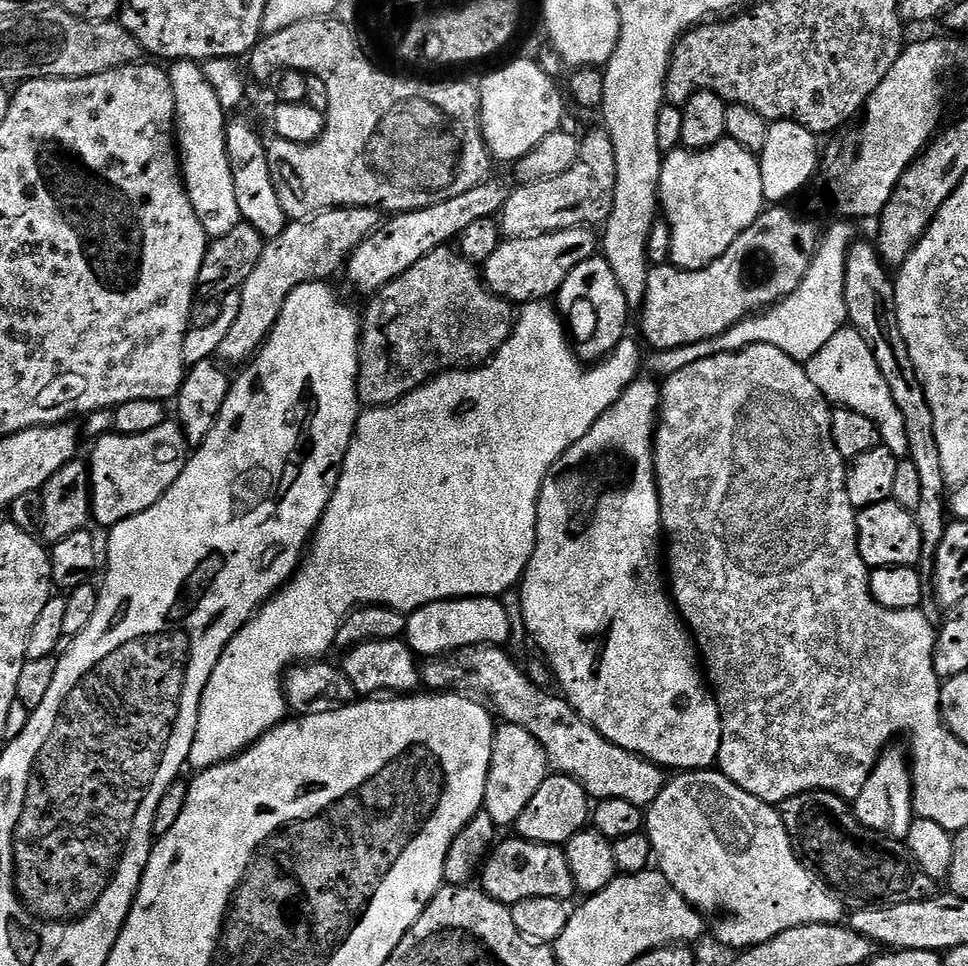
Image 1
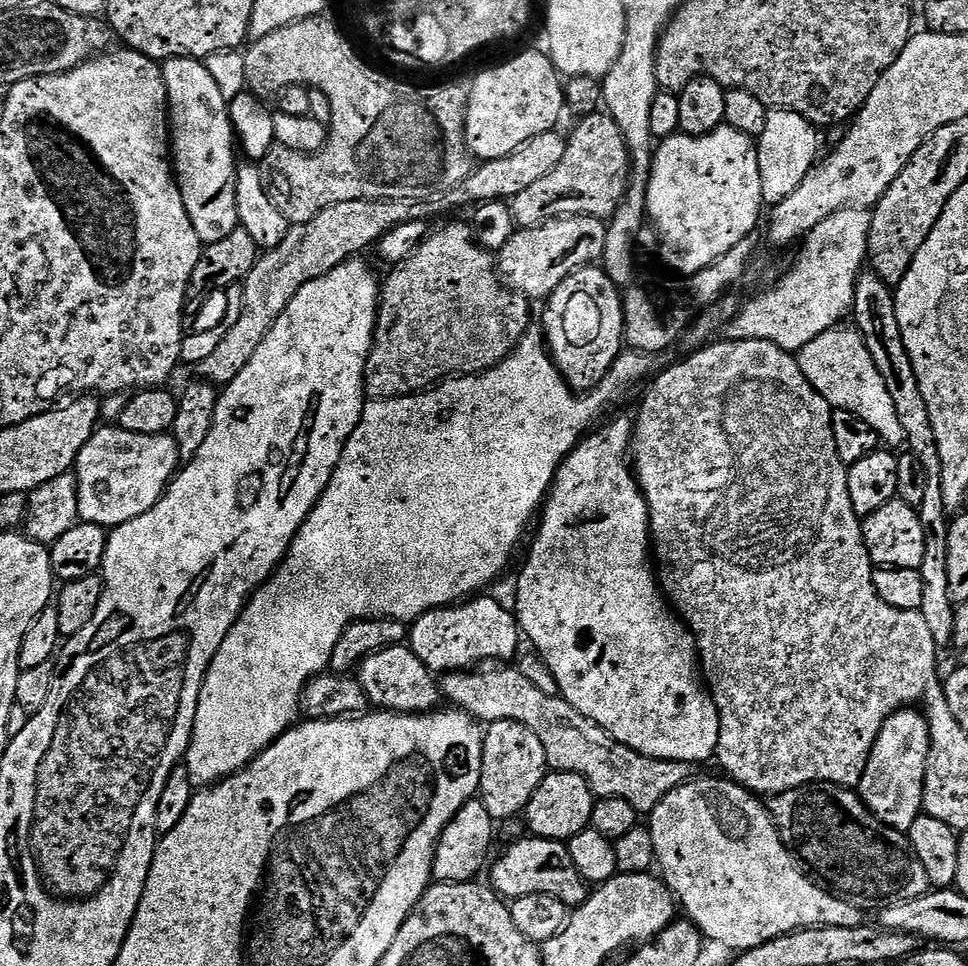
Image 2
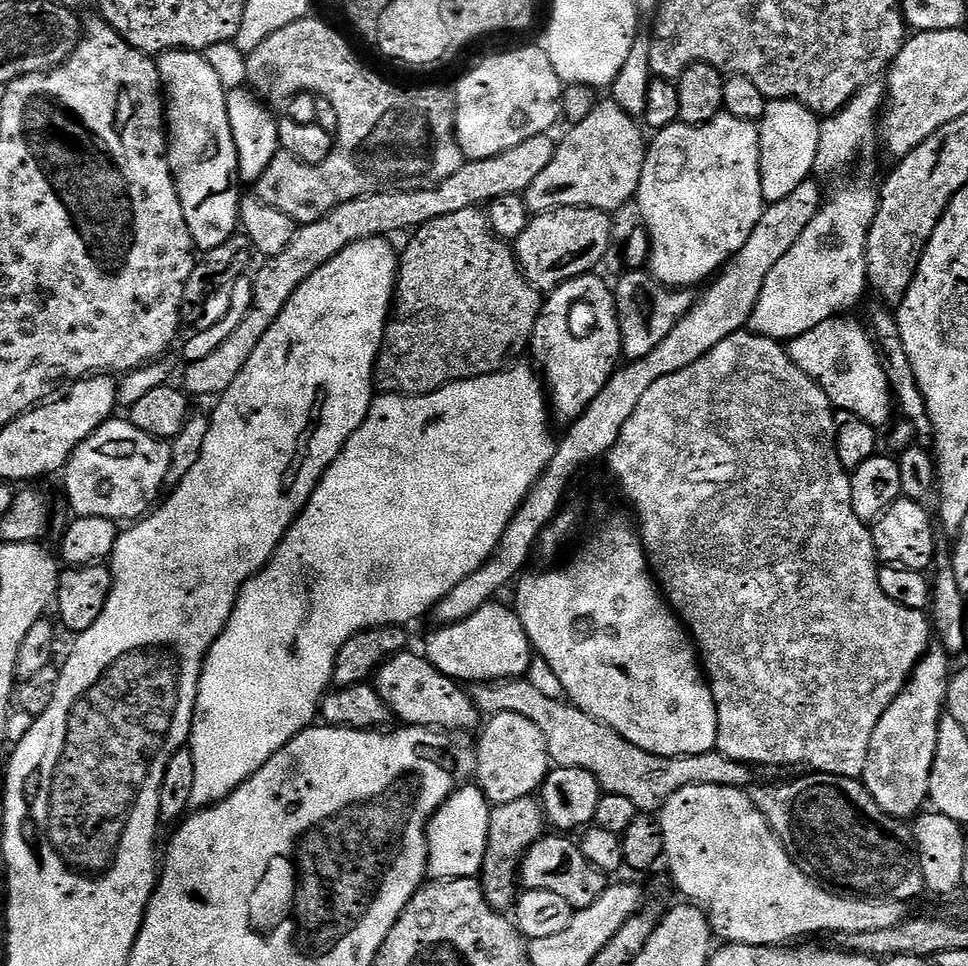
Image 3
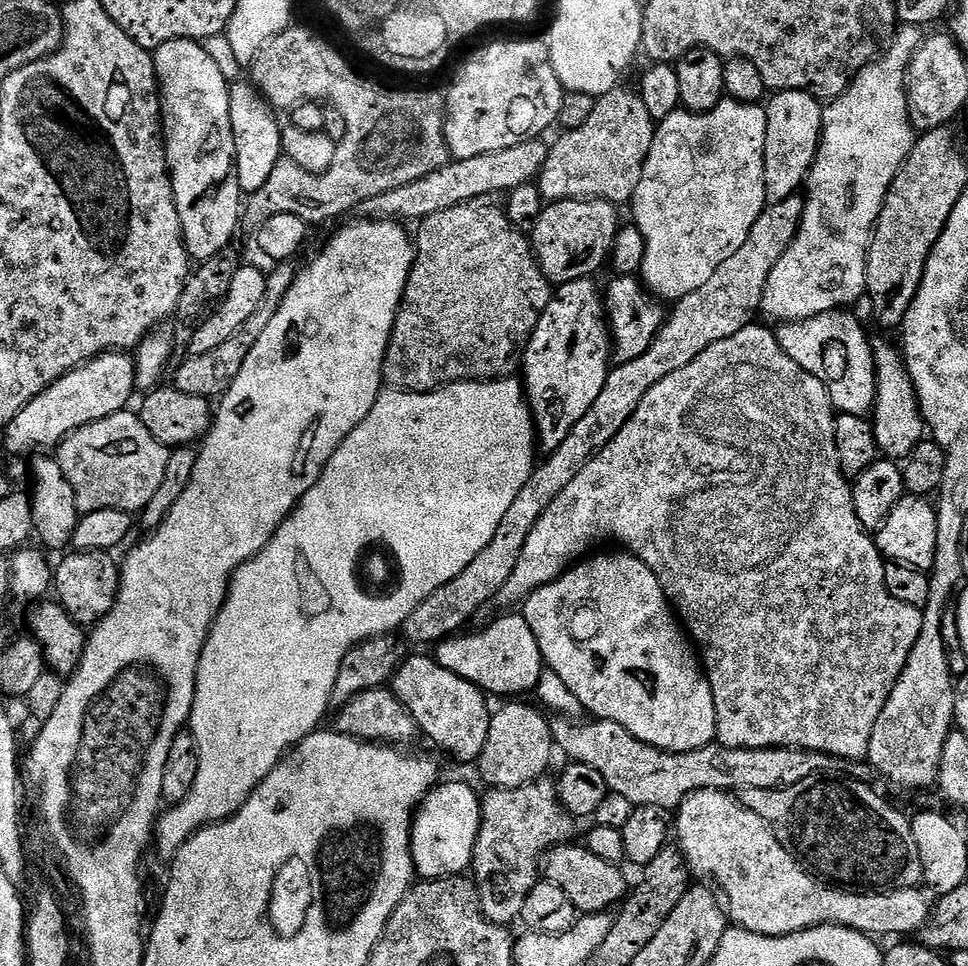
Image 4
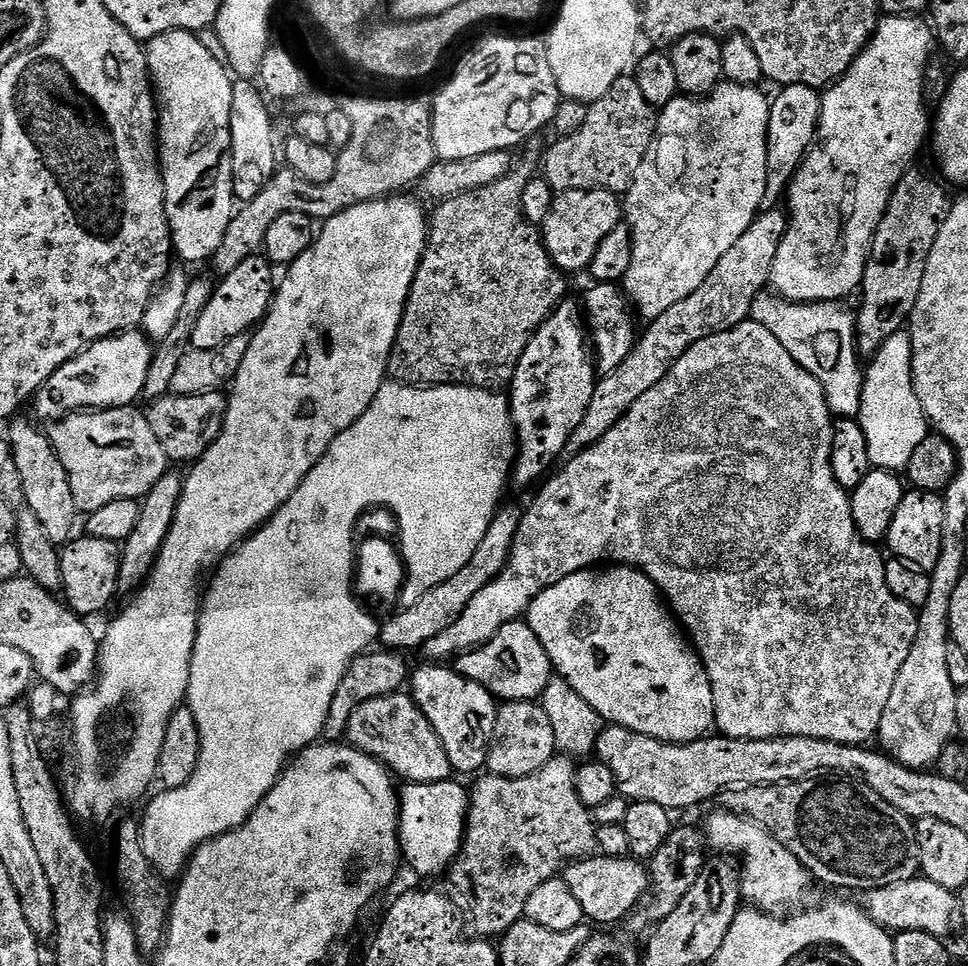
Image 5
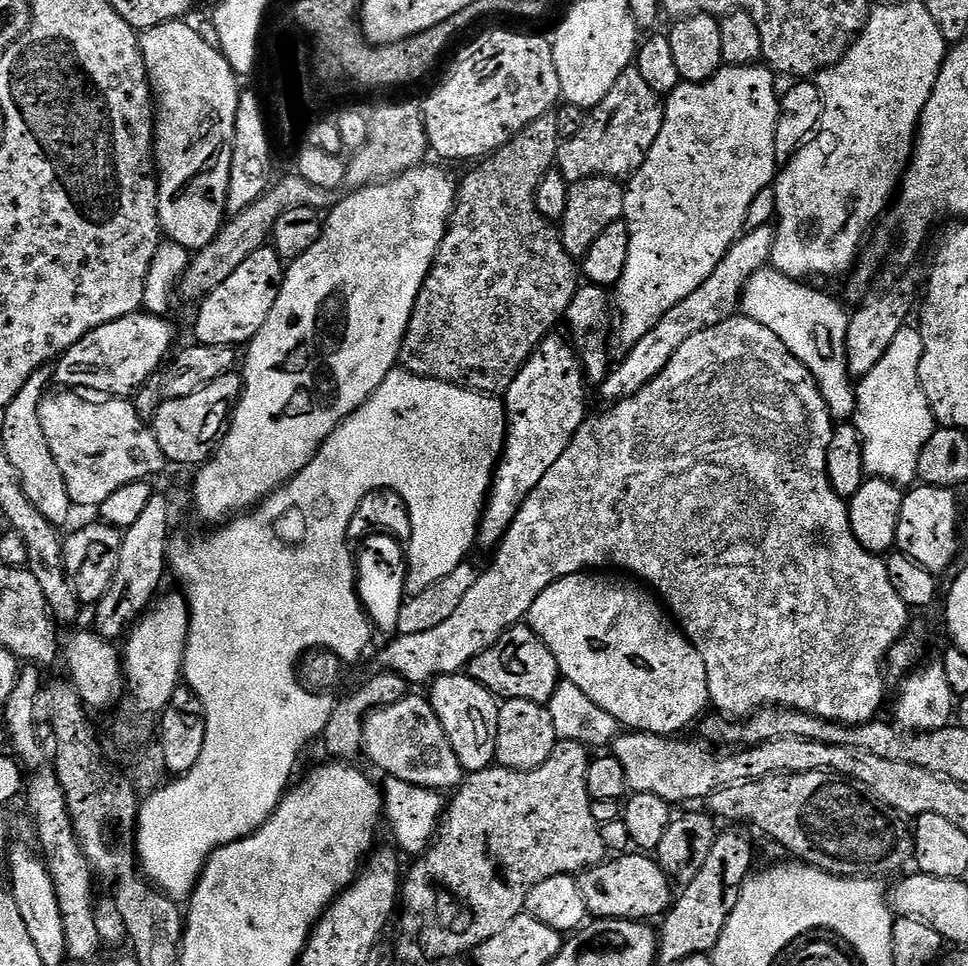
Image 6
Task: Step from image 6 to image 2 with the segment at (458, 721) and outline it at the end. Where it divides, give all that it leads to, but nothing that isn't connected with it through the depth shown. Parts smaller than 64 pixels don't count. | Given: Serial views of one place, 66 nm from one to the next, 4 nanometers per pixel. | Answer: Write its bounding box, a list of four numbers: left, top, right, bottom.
[358,644,442,712]

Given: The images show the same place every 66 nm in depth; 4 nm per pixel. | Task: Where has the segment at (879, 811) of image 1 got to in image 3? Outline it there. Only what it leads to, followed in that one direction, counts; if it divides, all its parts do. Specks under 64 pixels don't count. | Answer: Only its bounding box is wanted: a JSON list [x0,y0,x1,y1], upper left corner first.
[862,642,950,821]

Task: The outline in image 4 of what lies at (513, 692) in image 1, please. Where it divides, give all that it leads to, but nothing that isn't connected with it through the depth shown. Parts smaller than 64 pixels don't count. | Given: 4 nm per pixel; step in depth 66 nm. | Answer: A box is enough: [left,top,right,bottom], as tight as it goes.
[551,718,846,810]

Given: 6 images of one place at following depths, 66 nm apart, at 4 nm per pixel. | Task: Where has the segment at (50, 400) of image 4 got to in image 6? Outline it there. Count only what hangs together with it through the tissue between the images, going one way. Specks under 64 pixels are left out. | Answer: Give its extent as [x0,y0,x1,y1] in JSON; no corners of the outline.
[55,310,176,398]

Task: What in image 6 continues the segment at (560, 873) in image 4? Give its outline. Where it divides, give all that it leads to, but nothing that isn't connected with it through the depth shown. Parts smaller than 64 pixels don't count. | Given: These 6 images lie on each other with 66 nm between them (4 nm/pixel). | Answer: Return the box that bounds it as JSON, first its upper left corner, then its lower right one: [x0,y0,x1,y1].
[579,854,674,922]

